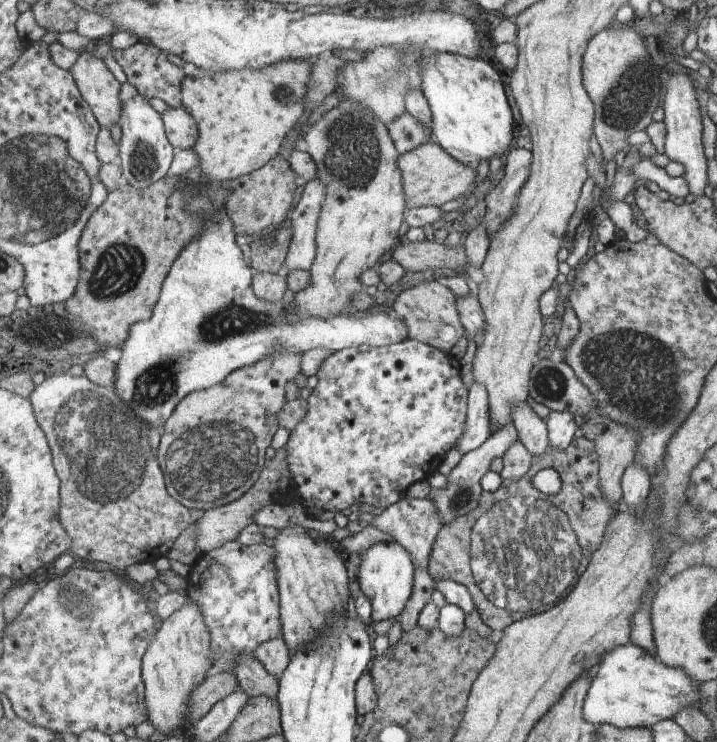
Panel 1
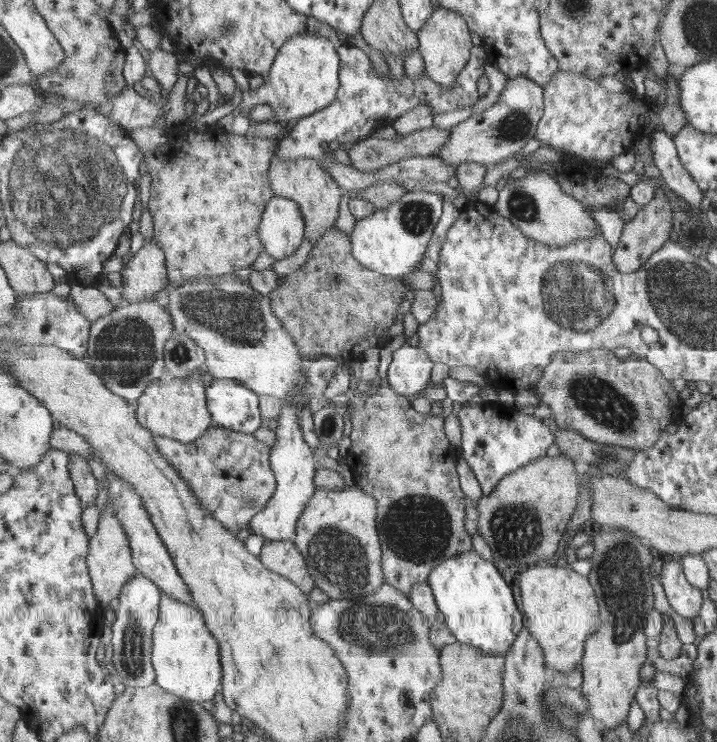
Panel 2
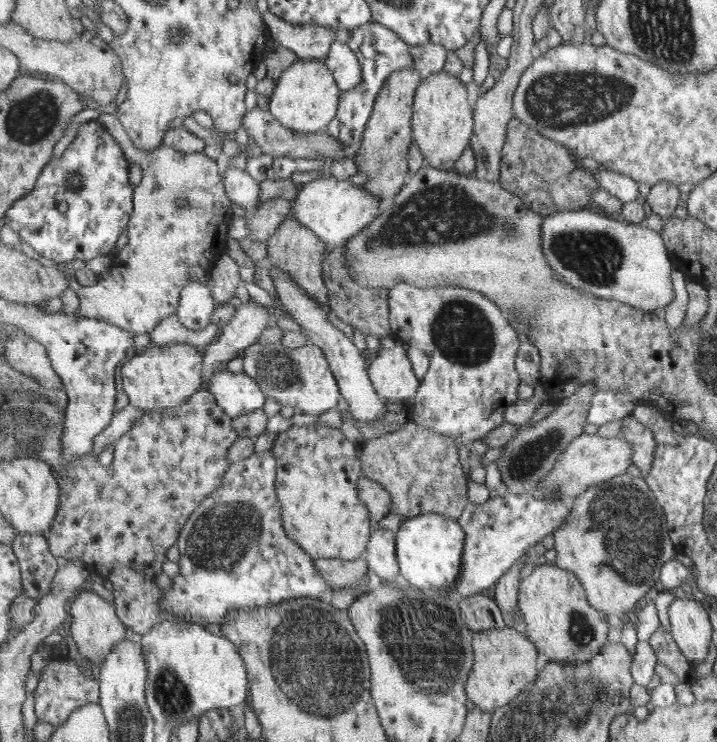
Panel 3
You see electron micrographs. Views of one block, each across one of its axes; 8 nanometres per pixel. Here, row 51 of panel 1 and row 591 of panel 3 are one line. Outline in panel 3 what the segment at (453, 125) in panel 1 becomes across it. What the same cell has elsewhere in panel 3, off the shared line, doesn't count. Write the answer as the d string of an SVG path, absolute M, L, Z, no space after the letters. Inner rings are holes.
M425 513L399 526L397 531L397 558L400 574L415 588L424 593L431 590L453 588L461 577L461 569L465 568L466 530L460 522L441 513Z

